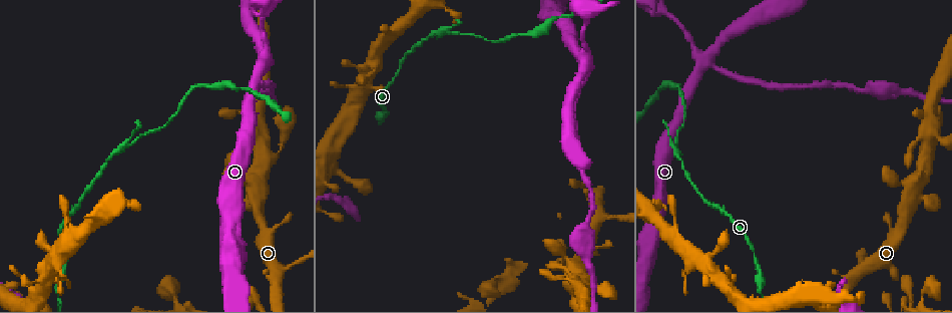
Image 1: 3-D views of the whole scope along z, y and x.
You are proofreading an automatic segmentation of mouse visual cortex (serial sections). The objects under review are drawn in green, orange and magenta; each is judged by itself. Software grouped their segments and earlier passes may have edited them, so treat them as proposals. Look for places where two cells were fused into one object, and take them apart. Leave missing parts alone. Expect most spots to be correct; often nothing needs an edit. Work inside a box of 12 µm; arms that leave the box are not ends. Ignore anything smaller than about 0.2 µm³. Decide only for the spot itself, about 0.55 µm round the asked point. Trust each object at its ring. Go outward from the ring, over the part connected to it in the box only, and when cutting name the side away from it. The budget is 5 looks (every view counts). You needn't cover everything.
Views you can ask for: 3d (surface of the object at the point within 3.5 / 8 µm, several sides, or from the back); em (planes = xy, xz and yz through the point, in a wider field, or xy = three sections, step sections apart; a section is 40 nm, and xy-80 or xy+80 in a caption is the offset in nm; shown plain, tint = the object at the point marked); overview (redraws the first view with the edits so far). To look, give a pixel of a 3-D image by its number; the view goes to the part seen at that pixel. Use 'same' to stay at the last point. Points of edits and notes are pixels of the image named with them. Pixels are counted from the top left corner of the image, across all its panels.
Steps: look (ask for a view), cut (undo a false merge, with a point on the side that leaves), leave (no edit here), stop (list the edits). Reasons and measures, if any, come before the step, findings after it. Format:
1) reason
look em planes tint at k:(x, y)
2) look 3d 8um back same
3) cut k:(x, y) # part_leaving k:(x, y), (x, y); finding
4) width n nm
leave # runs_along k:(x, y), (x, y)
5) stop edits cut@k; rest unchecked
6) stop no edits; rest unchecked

abrupt turn
look em xy step 5 tint at 1:(587, 63)

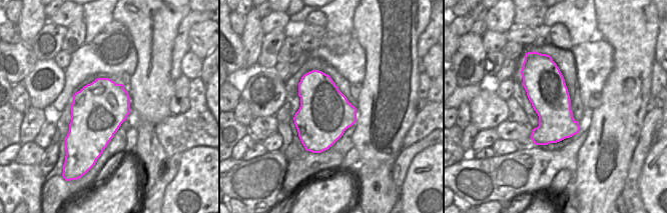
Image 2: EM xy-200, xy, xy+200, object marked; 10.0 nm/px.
look 3d 3.5um same

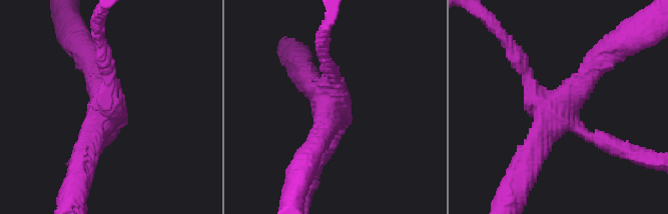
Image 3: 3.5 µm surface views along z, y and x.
cut 3:(324, 158) # border 2:(306, 73), (329, 146); two cells meet here

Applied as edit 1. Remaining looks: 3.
narrows sharply
look 3d 3.5um at 1:(106, 162)

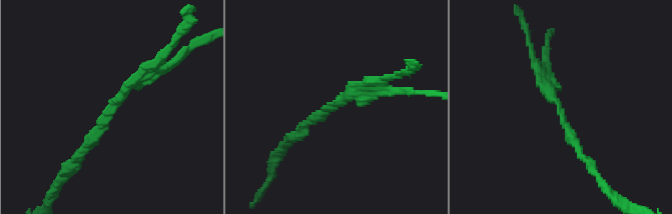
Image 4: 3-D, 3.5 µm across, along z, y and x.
now the EM
look em xy step 3 tint at 4:(559, 104)

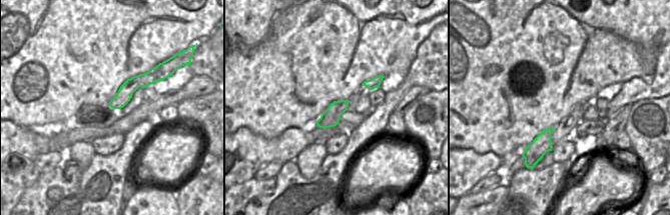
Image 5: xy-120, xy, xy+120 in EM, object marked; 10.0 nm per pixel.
leave # runs_along 4:(77, 155), (110, 106), (166, 66); one cell here

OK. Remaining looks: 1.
stop edits cut@3; rest unchecked

